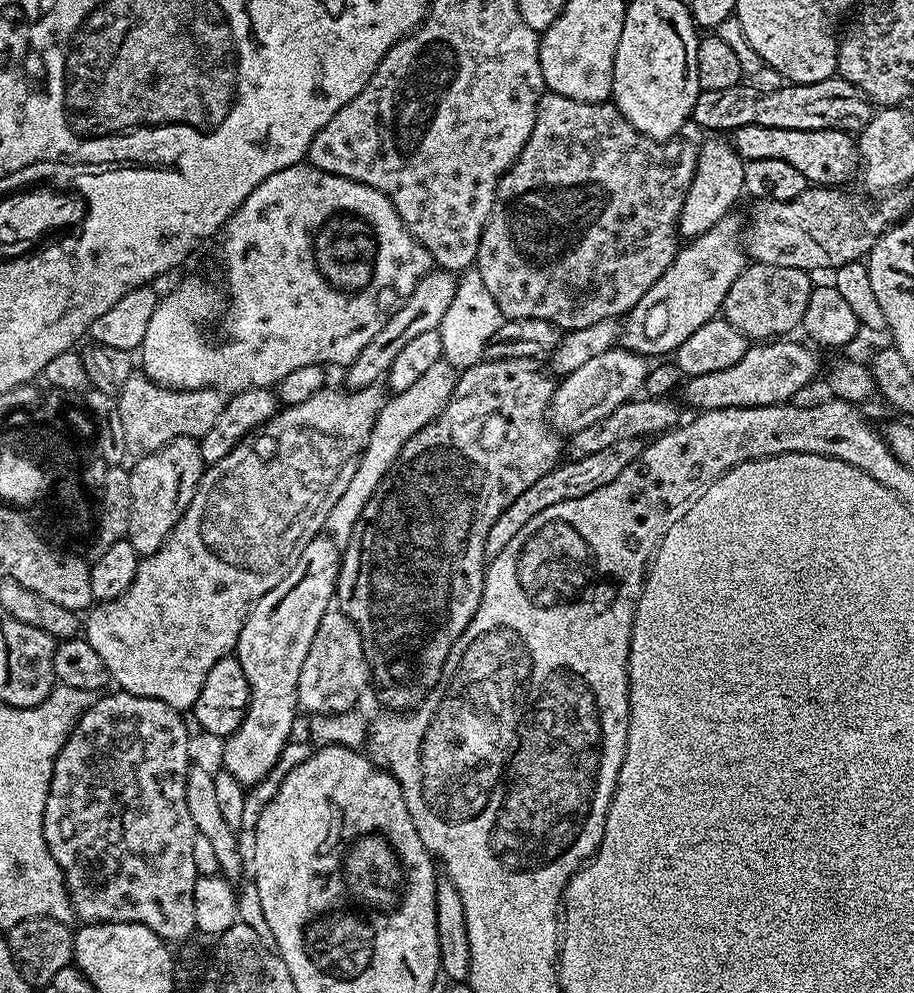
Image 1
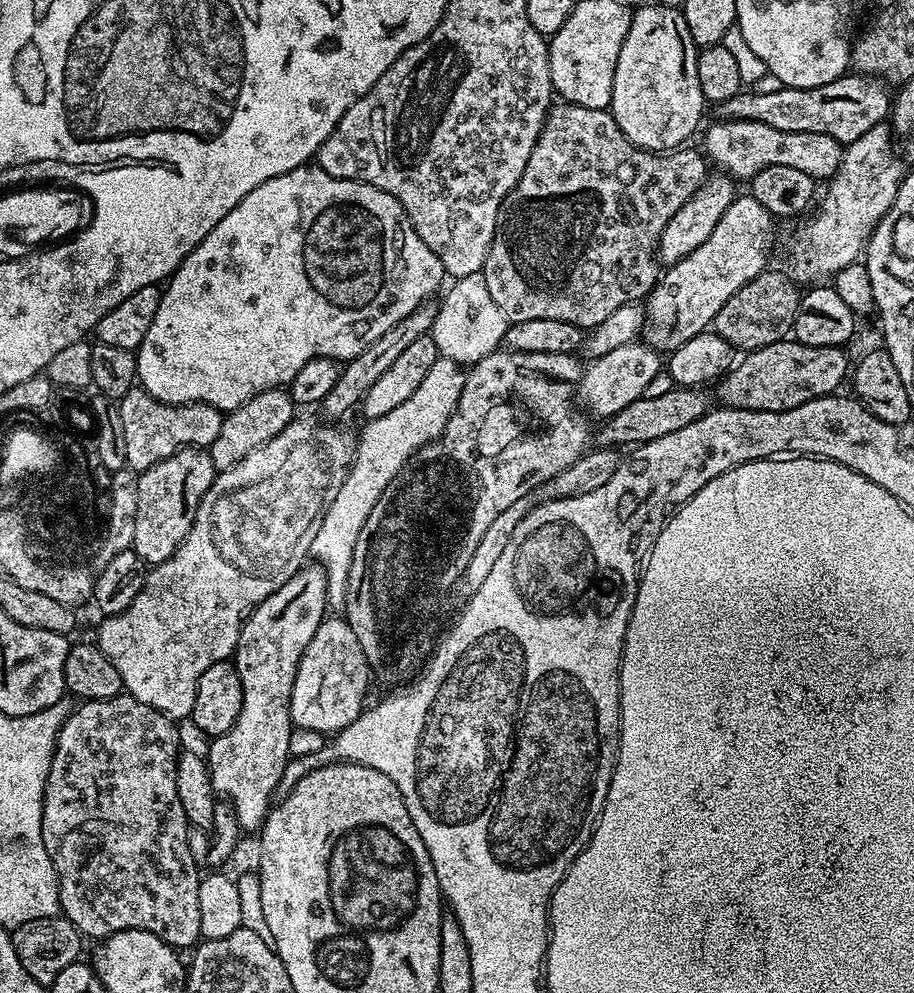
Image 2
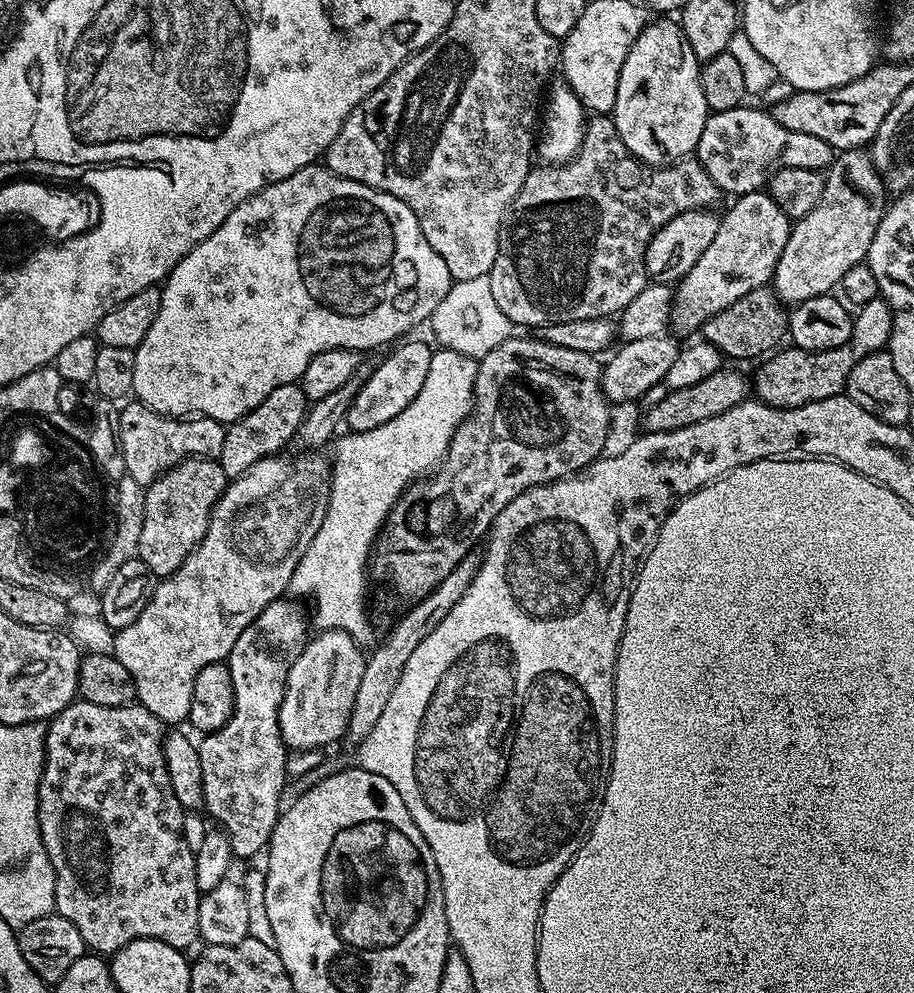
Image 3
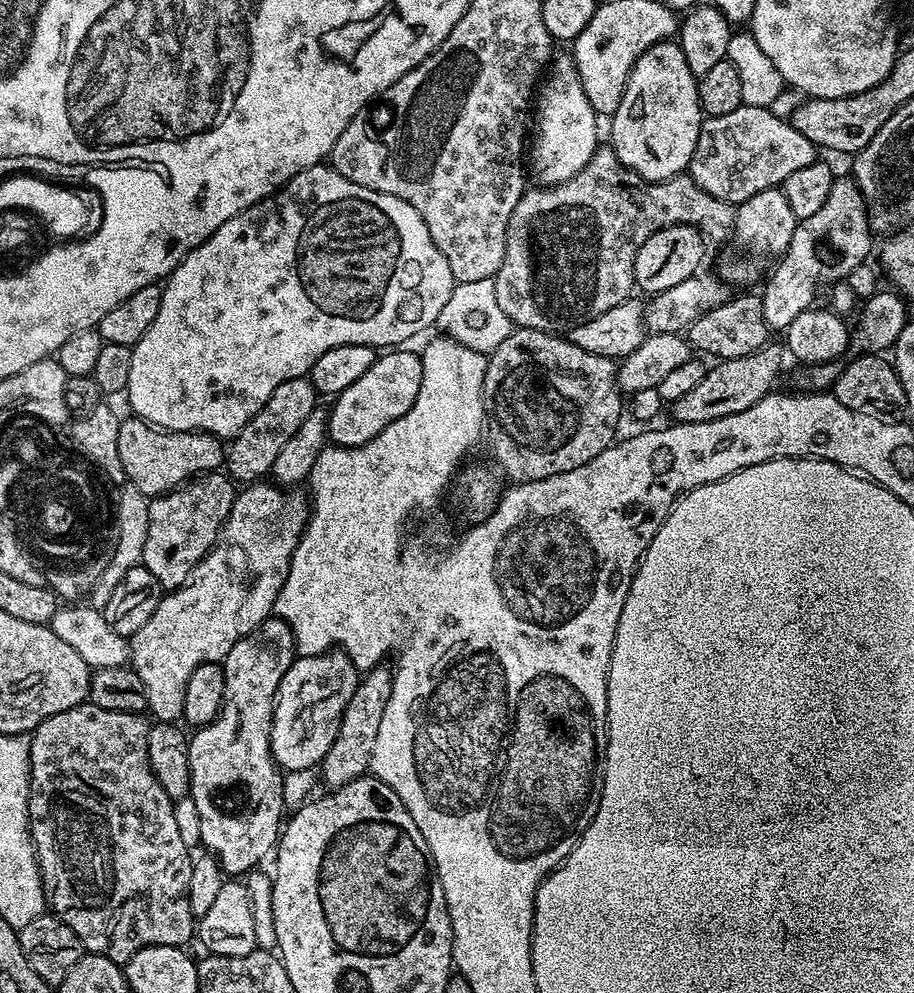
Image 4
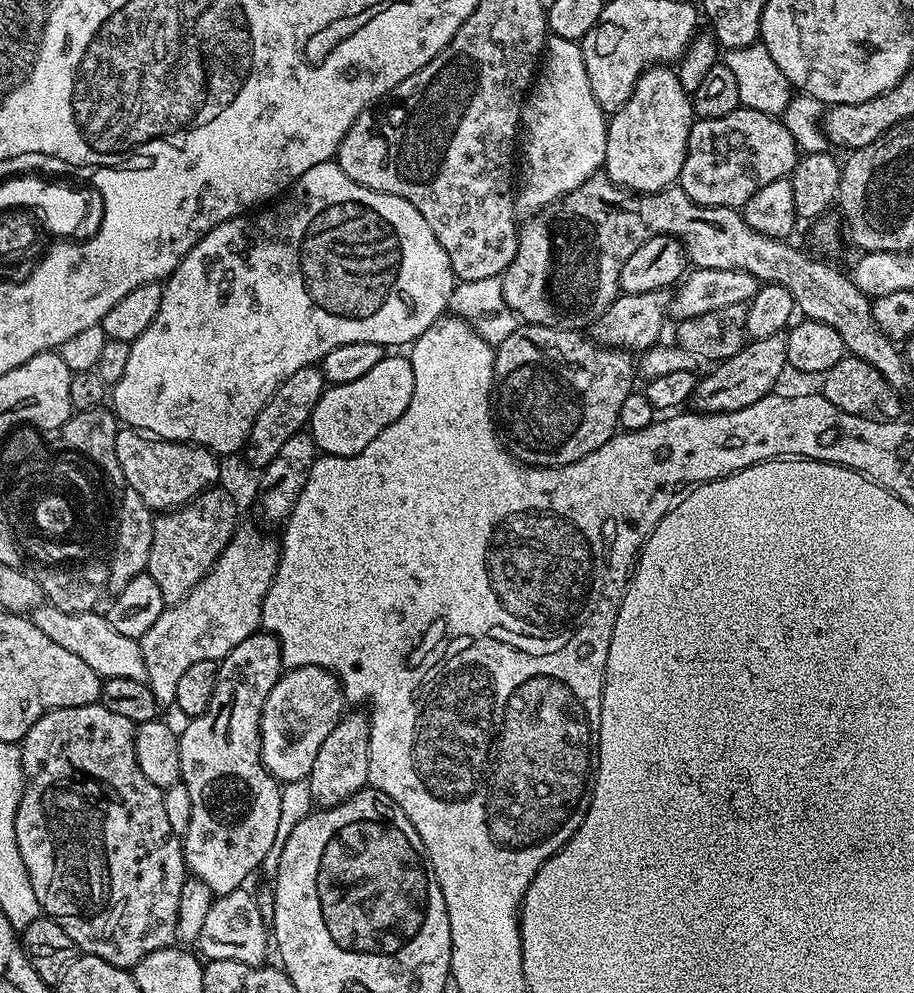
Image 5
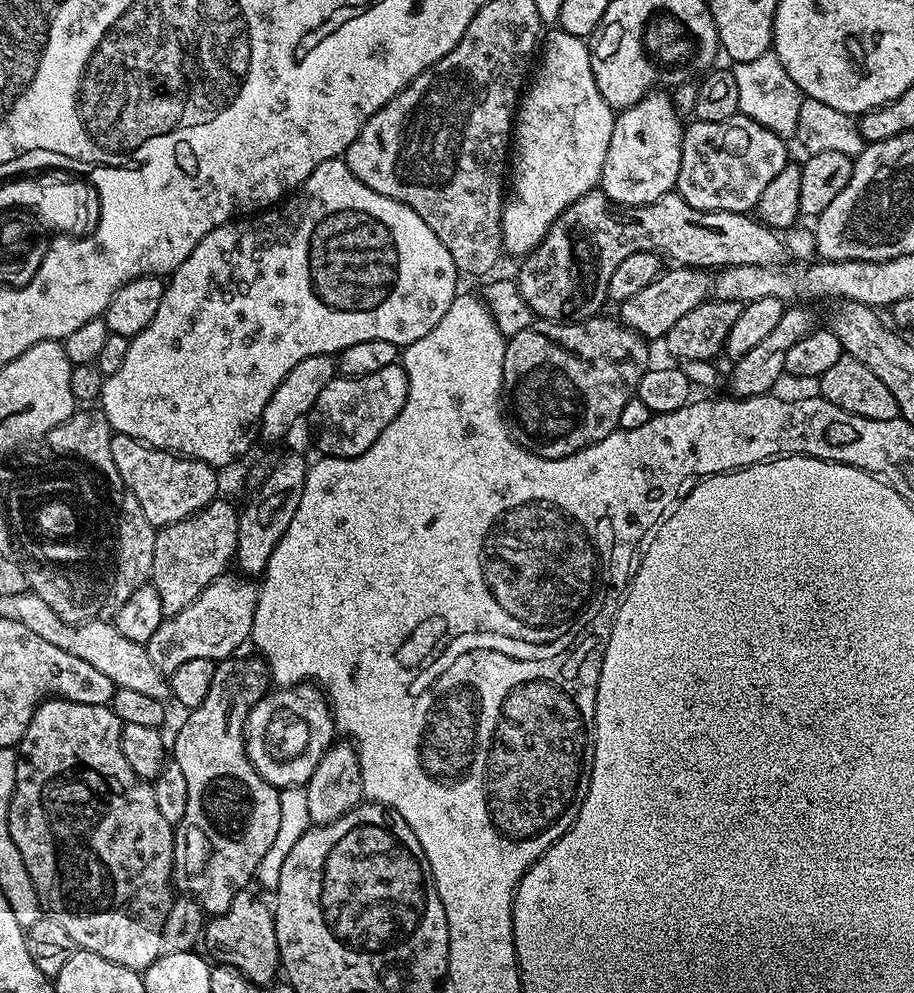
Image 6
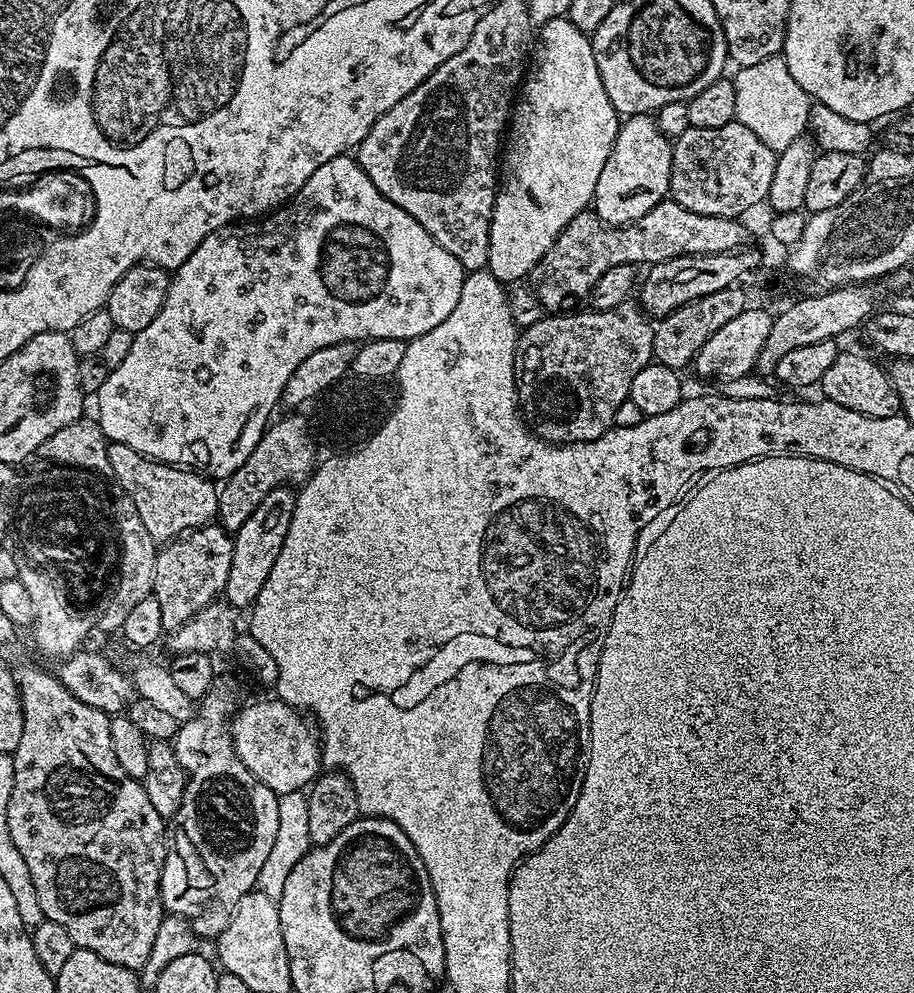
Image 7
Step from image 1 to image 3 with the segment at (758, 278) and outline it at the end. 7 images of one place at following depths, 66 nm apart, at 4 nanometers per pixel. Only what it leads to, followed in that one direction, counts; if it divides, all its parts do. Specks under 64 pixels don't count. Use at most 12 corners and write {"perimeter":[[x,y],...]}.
{"perimeter":[[771,287],[750,290],[704,323],[727,359],[767,357],[788,316]]}

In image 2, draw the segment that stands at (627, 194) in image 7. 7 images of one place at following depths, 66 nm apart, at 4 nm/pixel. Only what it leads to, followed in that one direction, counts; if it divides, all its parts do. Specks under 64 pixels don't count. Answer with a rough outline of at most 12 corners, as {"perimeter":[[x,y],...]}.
{"perimeter":[[679,7],[632,13],[610,111],[645,152],[687,145],[704,116]]}

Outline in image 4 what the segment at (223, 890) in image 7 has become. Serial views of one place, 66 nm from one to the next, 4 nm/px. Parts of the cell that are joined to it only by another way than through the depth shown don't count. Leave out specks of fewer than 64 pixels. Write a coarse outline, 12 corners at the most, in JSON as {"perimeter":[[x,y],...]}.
{"perimeter":[[269,618],[222,661],[188,742],[200,844],[228,874],[275,849],[276,691],[297,656]]}

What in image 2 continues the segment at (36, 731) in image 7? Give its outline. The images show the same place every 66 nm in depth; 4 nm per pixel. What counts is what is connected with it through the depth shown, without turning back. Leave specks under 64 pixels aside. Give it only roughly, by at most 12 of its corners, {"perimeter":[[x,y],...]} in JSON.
{"perimeter":[[127,694],[56,736],[42,842],[84,938],[201,939],[180,732]]}

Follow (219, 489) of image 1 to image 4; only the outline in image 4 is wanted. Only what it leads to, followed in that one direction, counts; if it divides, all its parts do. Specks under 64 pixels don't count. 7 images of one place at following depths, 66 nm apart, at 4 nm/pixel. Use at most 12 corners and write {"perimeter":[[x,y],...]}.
{"perimeter":[[300,490],[237,491],[216,545],[130,637],[147,711],[273,615]]}

